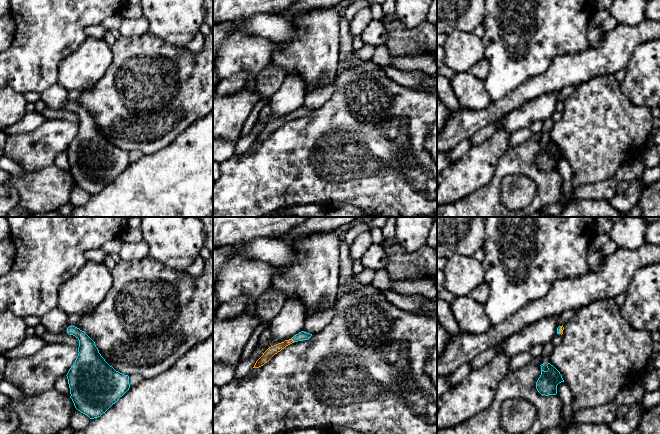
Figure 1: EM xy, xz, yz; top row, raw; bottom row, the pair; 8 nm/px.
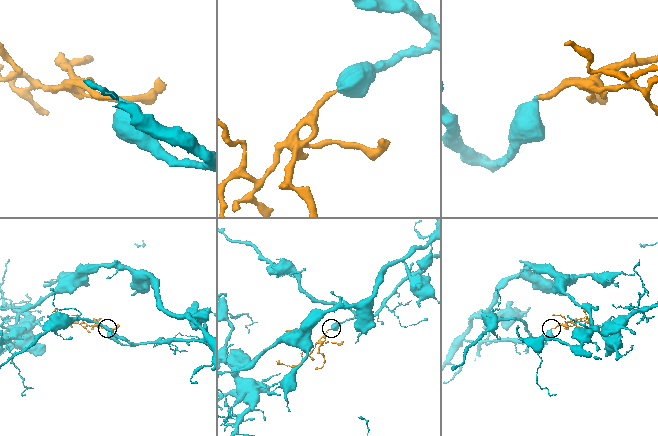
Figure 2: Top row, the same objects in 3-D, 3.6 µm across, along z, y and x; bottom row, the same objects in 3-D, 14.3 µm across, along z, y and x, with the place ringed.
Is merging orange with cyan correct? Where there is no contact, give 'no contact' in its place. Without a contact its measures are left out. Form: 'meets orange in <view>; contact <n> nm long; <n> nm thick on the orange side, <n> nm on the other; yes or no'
meets orange in xz; contact 40 nm long; 80 nm thick on the orange side, 70 nm on the other; yes

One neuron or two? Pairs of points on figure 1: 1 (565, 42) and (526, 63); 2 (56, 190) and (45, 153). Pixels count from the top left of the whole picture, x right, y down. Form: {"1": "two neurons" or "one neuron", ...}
{"1": "one neuron", "2": "two neurons"}

